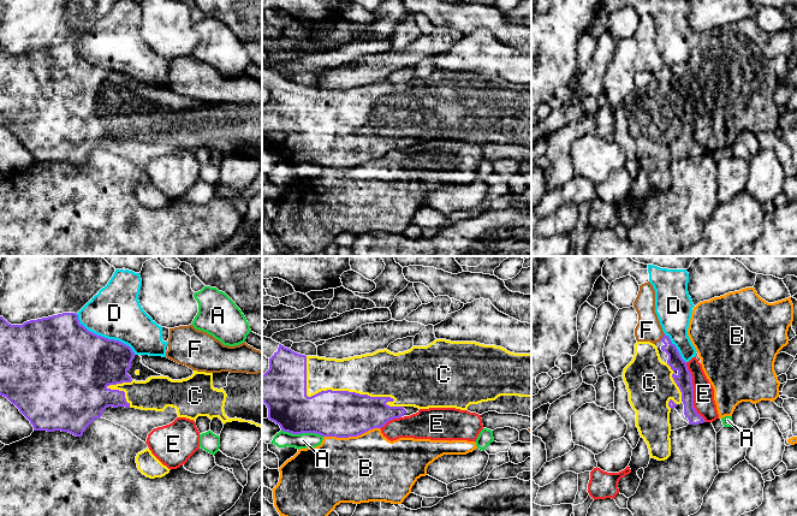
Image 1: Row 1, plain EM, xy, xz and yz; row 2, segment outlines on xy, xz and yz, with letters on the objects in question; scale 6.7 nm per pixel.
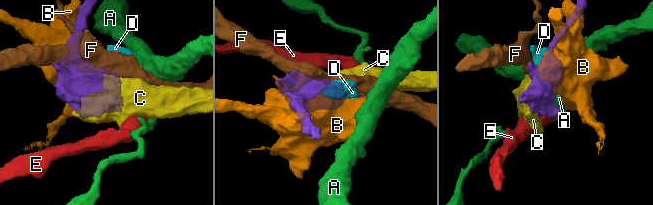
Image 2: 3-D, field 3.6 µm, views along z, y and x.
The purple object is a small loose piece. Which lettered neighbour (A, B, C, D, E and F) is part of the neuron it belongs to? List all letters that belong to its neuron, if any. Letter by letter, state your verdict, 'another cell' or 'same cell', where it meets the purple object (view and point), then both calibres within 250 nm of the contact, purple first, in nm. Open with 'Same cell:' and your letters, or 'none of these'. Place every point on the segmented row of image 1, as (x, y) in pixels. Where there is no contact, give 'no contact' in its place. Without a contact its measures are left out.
Same cell: C
A: another cell | xz (302, 432) | 300/110 nm
B: another cell | xz (351, 436) | 320/460 nm
C: same cell | xz (343, 391) | 320/300 nm
D: another cell | xy (103, 337) | 480/340 nm
E: another cell | yz (693, 392) | 110/140 nm
F: another cell | yz (662, 337) | 100/160 nm

